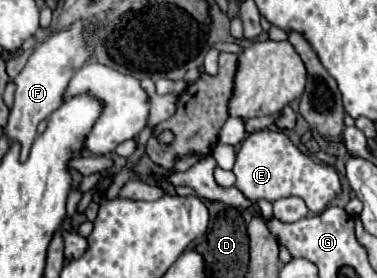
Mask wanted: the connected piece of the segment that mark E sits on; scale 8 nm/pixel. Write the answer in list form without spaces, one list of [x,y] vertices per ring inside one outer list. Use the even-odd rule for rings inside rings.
[[[260,130],[250,134],[238,148],[234,170],[236,188],[250,200],[266,198],[270,202],[286,196],[300,196],[310,212],[322,212],[330,200],[342,192],[336,166],[314,162],[282,130]]]

